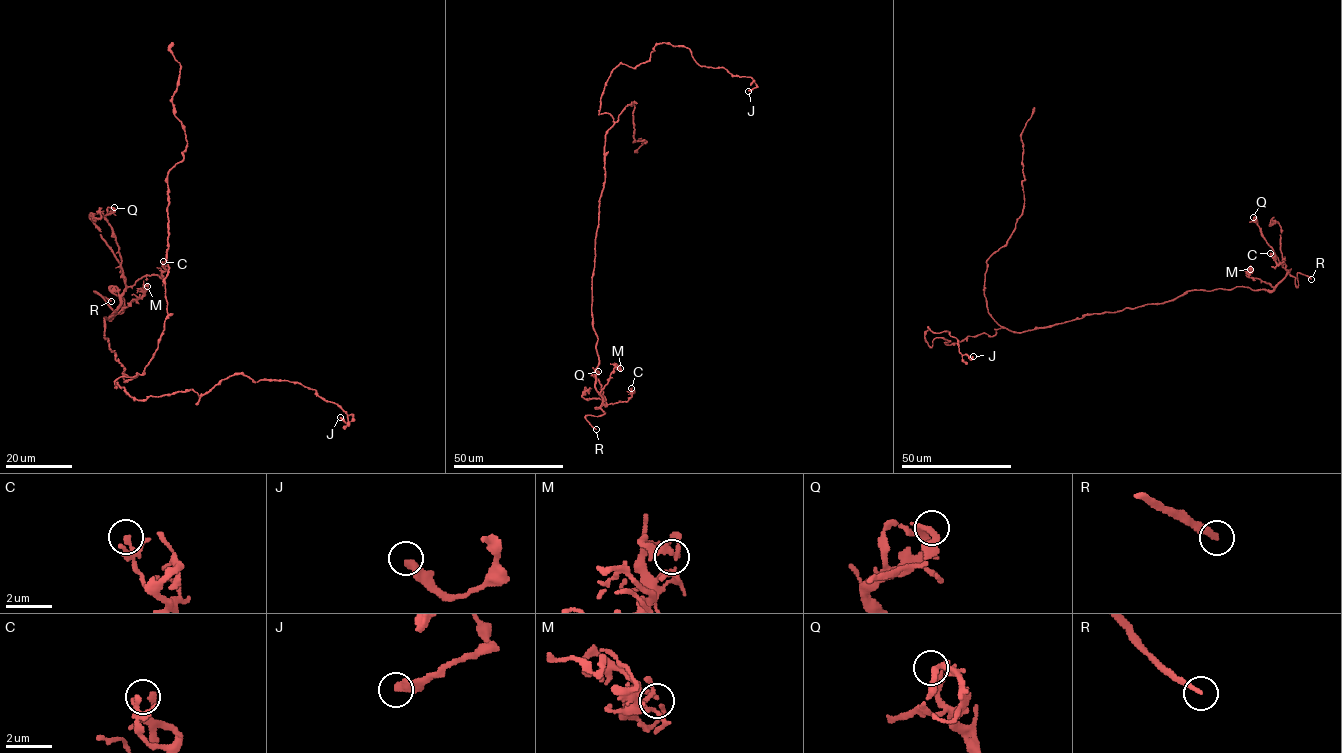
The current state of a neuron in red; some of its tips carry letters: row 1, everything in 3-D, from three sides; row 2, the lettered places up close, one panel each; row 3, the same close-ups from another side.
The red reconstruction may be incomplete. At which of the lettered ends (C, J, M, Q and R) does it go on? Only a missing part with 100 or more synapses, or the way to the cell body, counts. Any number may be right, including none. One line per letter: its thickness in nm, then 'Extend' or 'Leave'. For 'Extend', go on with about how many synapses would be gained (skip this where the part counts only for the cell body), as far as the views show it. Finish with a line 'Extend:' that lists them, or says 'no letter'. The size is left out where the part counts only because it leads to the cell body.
C: Thickness 130 nm. Leave
J: Thickness 400 nm. Leave
M: Thickness 200 nm. Leave
Q: Thickness 240 nm. Leave
R: Thickness 220 nm. Extend
Extend: R

